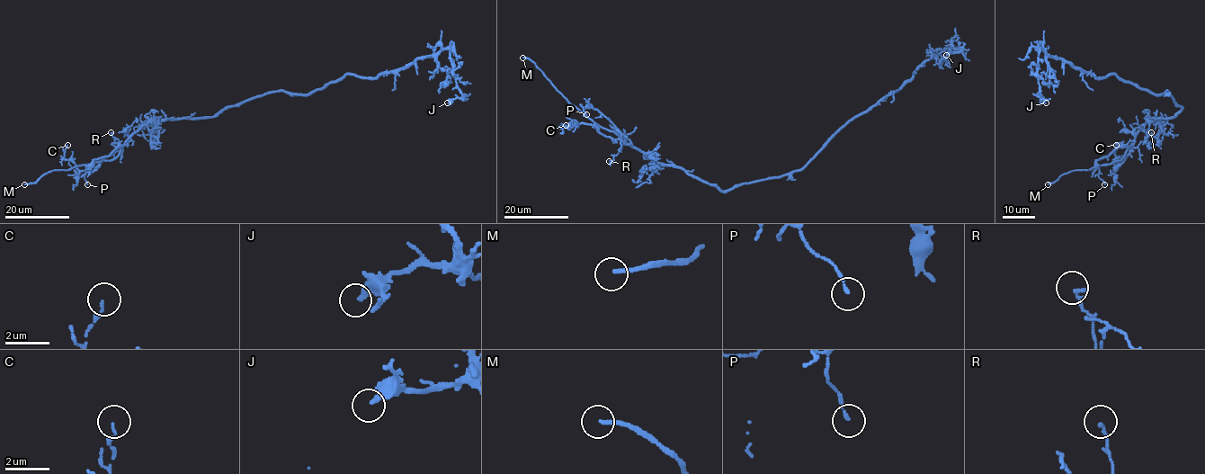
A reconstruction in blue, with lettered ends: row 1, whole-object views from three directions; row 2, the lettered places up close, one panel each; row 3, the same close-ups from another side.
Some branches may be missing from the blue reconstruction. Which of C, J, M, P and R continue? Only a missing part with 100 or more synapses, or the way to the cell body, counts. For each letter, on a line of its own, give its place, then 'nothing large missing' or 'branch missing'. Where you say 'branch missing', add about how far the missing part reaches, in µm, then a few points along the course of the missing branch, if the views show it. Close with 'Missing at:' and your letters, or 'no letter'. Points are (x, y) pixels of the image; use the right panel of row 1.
C: at (1116, 145); nothing large missing
J: at (1046, 102); nothing large missing
M: at (1048, 184); branch missing; about 25 µm are missing; missing branch runs (1048, 184), (1072, 201), (1102, 213)
P: at (1104, 184); nothing large missing
R: at (1151, 132); nothing large missing
Missing at: M

